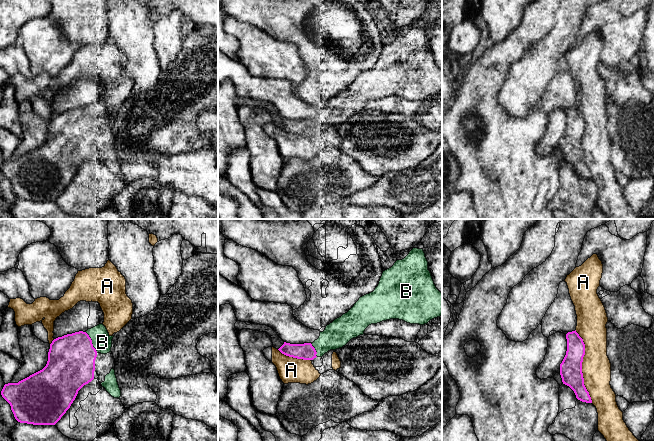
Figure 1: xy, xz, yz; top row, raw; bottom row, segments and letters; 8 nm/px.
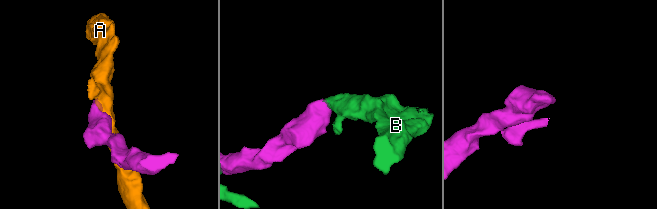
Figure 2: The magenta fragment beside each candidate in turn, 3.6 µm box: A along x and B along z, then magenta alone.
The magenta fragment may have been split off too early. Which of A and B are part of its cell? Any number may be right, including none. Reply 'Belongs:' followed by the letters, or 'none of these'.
Belongs: B

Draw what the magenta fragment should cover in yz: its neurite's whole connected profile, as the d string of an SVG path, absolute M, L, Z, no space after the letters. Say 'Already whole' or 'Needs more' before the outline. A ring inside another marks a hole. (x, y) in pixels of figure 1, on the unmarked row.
Already whole. M575 107L566 110L567 127L560 140L560 151L563 160L569 162L576 174L582 178L592 179L589 168L584 161L582 138L585 131L583 115Z

